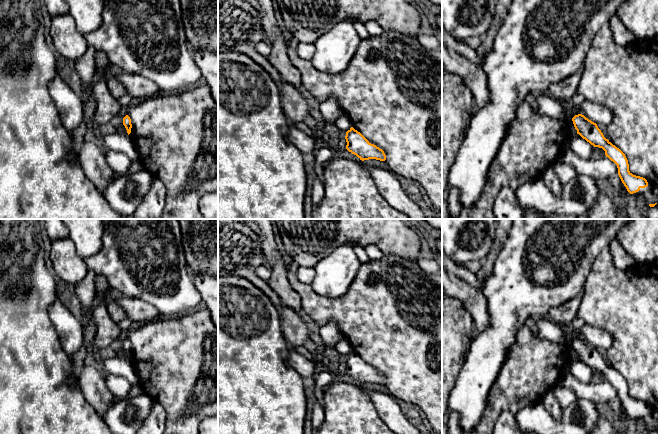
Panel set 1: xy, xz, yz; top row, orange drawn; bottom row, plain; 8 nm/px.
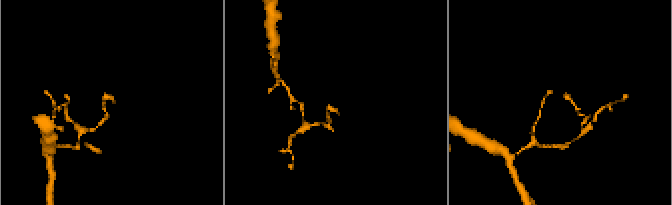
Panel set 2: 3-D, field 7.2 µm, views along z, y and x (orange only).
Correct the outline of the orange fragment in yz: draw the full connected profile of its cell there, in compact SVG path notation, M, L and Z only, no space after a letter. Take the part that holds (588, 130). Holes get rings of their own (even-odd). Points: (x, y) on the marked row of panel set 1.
M582 114L572 118L577 134L594 147L602 148L606 157L613 161L618 168L618 175L630 194L638 192L641 188L648 186L645 178L633 175L629 171L629 164L625 154L606 139L597 124Z

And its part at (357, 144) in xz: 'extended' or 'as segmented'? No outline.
as segmented

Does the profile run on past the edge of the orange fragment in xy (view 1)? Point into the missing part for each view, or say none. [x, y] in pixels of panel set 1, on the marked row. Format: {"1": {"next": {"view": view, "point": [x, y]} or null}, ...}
{"1": {"next": null}}

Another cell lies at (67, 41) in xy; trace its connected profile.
M68 12L52 18L50 36L55 51L74 61L79 59L88 47L85 36L77 31L75 21Z

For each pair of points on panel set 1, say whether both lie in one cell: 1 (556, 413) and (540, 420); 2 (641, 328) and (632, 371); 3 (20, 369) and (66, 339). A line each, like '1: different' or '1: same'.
1: different
2: same
3: different

